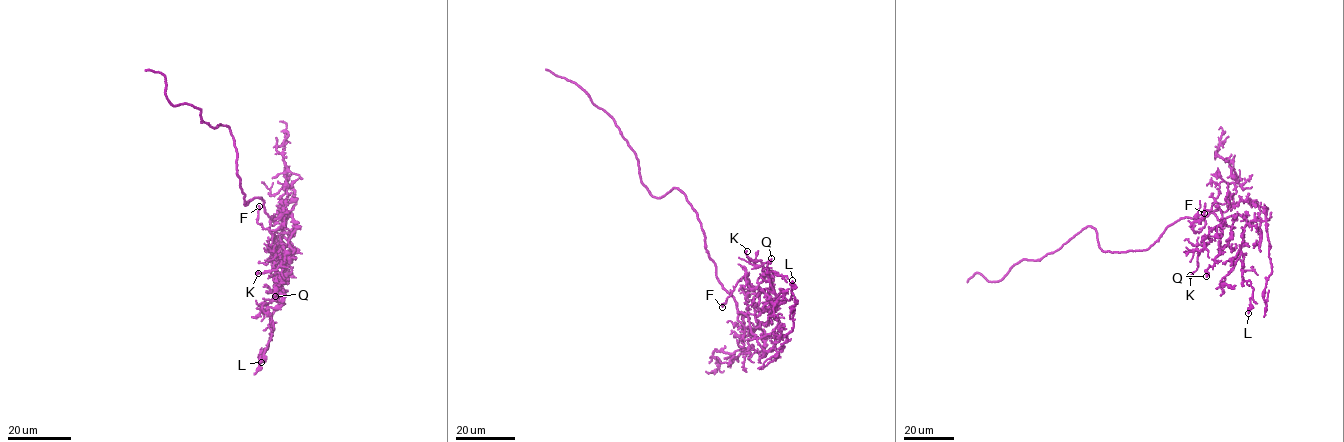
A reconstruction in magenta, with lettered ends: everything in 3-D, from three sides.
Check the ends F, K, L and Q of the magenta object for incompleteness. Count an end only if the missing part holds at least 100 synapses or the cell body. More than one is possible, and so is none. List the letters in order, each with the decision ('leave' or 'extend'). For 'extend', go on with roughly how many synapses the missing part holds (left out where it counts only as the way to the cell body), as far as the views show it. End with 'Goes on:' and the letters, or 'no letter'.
F: leave
K: leave
L: leave
Q: leave
Goes on: no letter

